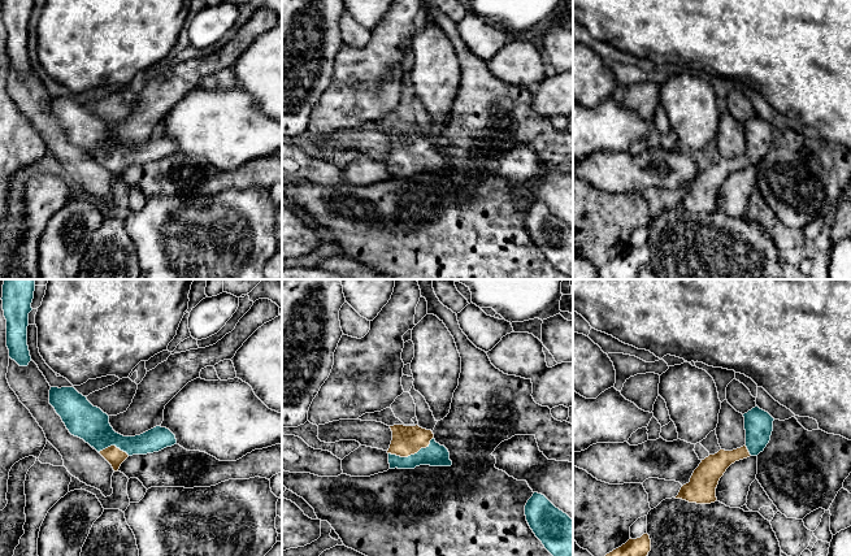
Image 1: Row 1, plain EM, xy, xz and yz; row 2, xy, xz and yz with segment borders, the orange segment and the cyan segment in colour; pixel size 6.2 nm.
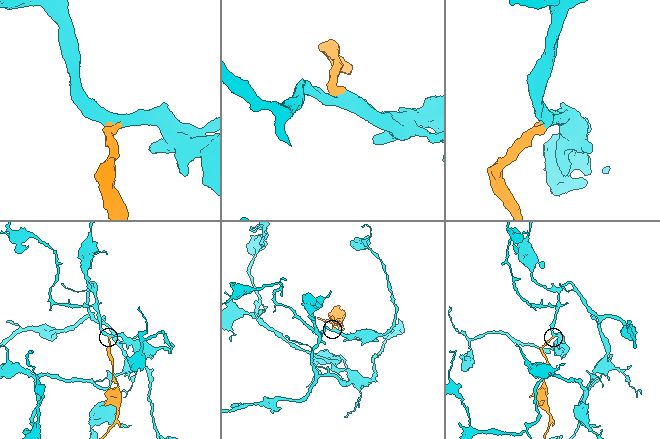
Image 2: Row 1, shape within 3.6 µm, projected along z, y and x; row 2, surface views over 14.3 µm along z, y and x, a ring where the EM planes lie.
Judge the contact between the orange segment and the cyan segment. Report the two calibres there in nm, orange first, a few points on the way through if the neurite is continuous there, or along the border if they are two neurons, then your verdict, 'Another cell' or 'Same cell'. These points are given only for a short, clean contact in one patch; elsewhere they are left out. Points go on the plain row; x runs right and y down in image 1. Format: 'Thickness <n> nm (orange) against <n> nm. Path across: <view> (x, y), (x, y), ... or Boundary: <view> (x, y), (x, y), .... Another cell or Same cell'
Thickness 180 nm (orange) against 140 nm. Path across: xz (407, 150), (412, 155), (412, 163), (435, 164). Same cell

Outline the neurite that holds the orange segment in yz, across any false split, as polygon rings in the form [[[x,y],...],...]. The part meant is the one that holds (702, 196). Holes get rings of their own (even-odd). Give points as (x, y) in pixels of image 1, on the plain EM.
[[[759,116],[752,117],[743,126],[746,153],[733,160],[720,158],[702,169],[690,191],[681,196],[676,208],[696,213],[715,212],[717,209],[716,196],[726,178],[735,170],[757,165],[764,160],[770,149],[774,127]]]

